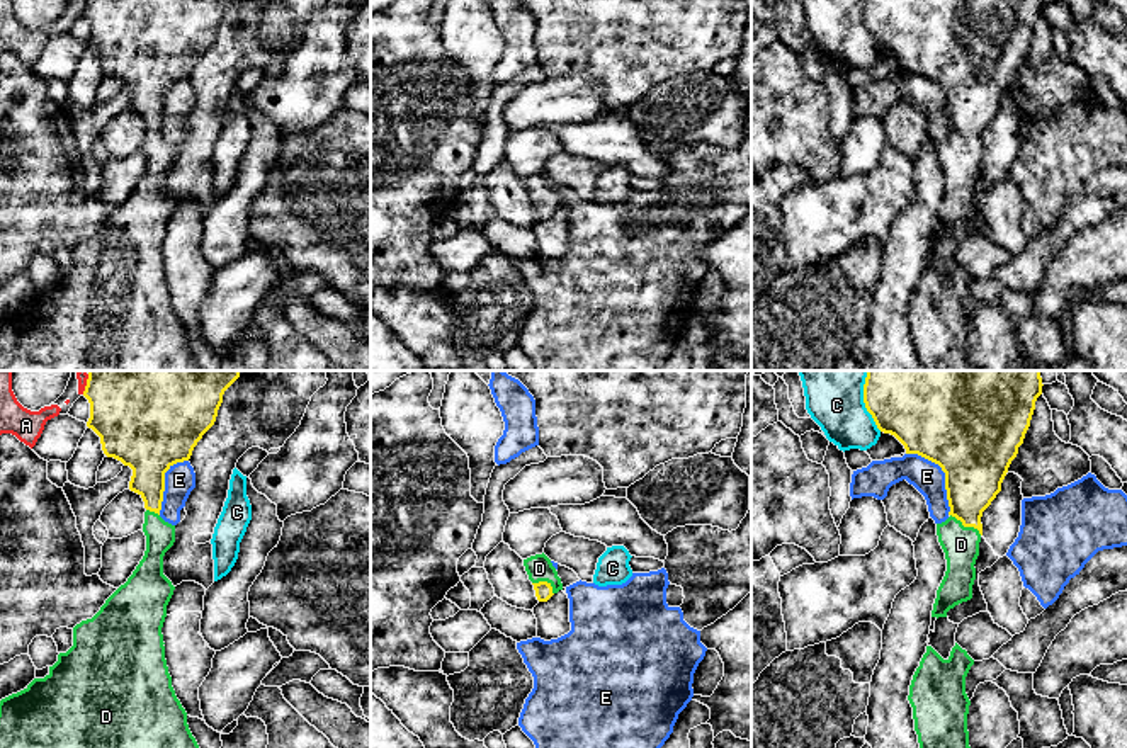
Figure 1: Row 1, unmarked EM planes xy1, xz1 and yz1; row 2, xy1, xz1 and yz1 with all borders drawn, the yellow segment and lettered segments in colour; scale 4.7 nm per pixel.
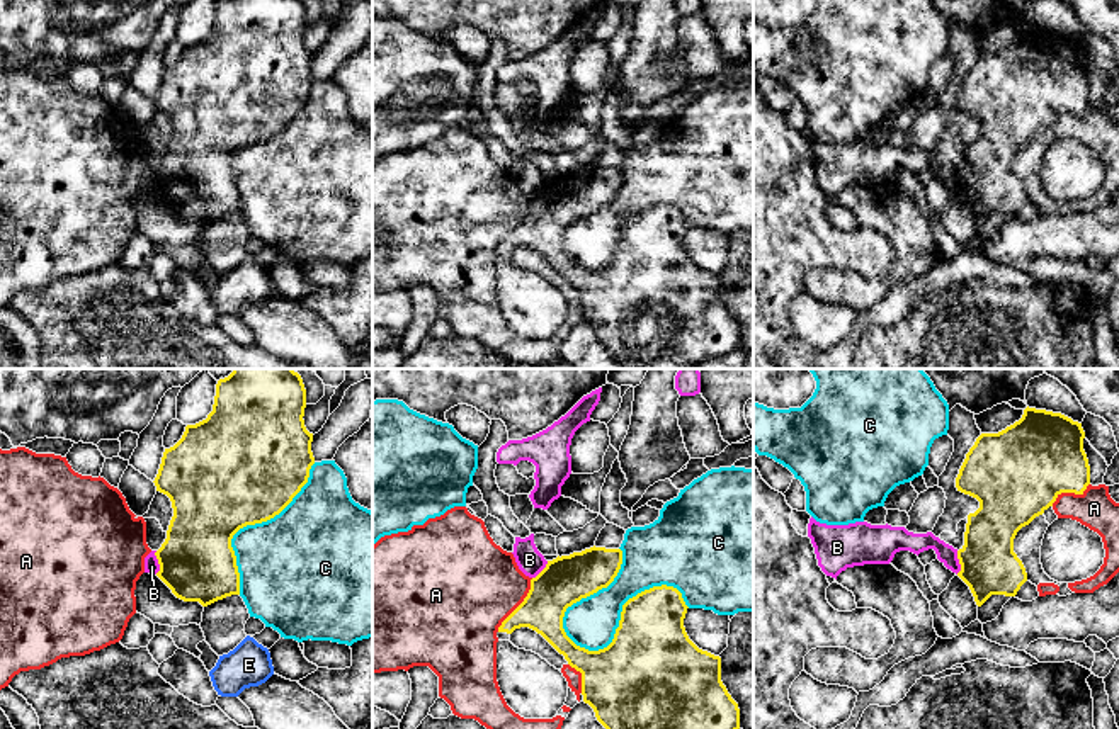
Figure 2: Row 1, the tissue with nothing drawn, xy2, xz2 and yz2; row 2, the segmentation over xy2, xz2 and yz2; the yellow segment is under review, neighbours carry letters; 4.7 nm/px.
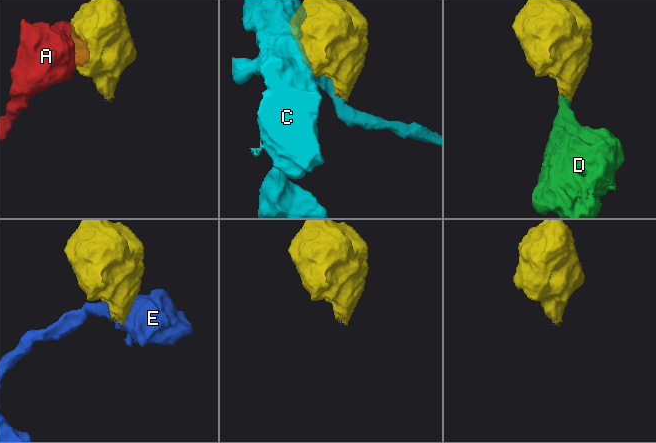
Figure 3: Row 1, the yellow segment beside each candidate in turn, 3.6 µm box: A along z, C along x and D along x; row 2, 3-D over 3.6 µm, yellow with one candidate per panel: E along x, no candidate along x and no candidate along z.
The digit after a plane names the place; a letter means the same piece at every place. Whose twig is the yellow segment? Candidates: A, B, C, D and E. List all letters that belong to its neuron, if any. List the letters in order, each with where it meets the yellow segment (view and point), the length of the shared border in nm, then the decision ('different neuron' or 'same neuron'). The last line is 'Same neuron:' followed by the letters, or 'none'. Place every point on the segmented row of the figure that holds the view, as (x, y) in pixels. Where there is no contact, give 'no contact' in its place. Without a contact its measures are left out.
A: contact xz2 (519, 605); length 300 nm; different neuron
B: contact xy2 (159, 563); length 110 nm; different neuron
C: contact xz2 (621, 614); length 600 nm; different neuron
D: contact yz1 (966, 526); length 180 nm; same neuron
E: contact yz1 (945, 475); length 360 nm; different neuron
Same neuron: D

